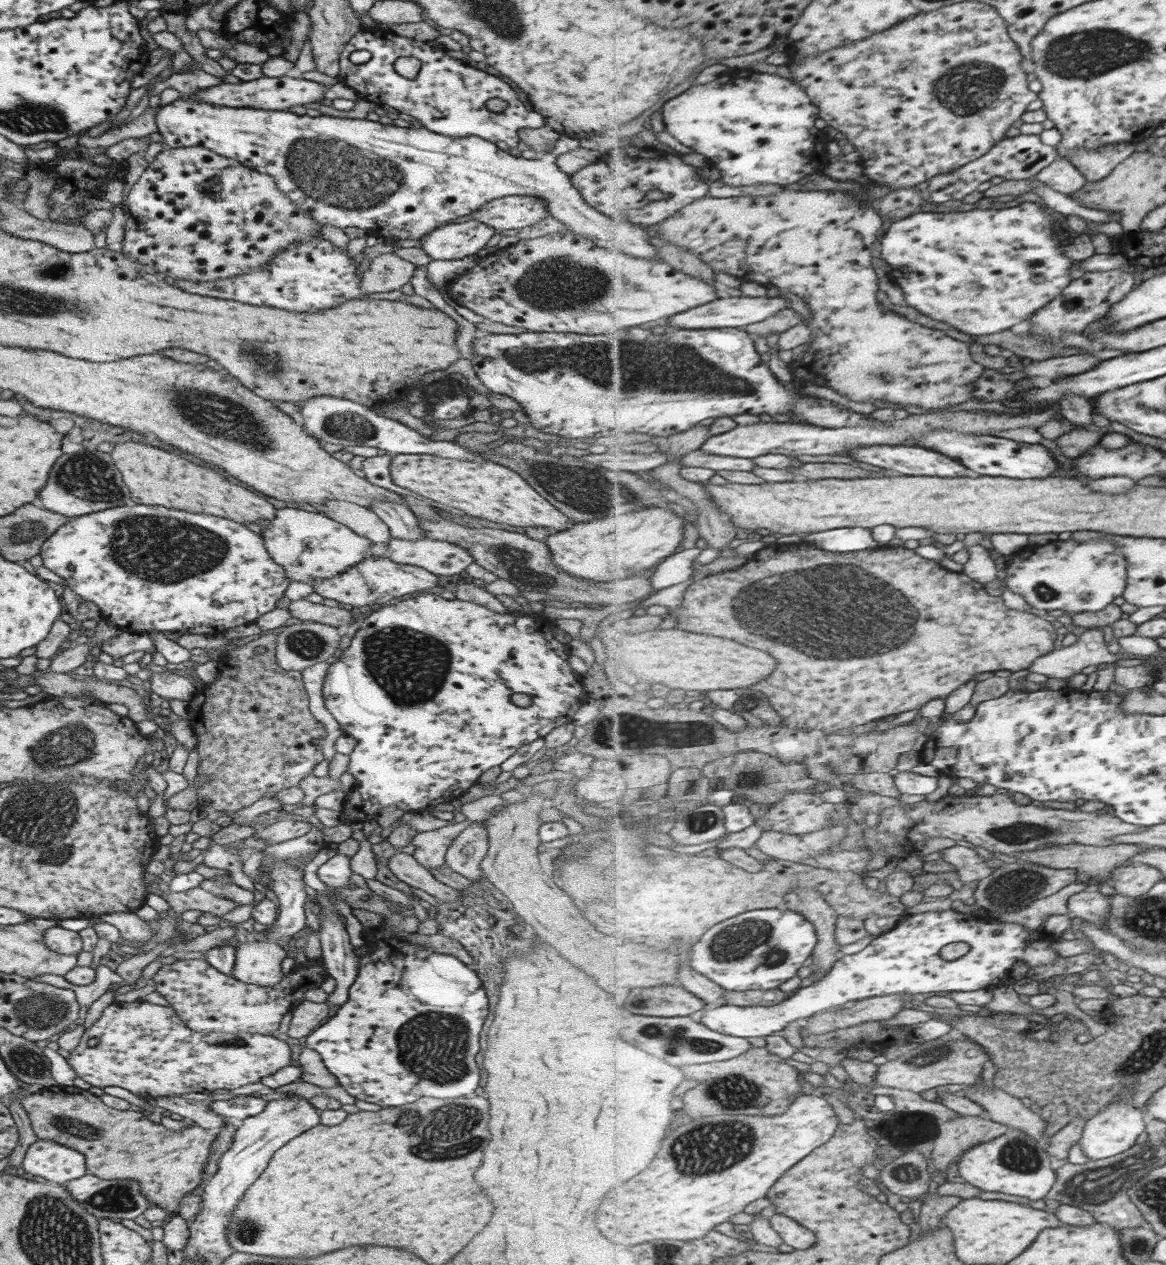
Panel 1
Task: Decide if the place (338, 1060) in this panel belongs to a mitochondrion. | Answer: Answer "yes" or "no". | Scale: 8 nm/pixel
no

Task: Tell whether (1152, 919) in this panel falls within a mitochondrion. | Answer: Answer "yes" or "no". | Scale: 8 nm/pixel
yes

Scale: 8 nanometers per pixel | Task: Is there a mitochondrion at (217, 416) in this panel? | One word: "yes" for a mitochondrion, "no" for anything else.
yes

